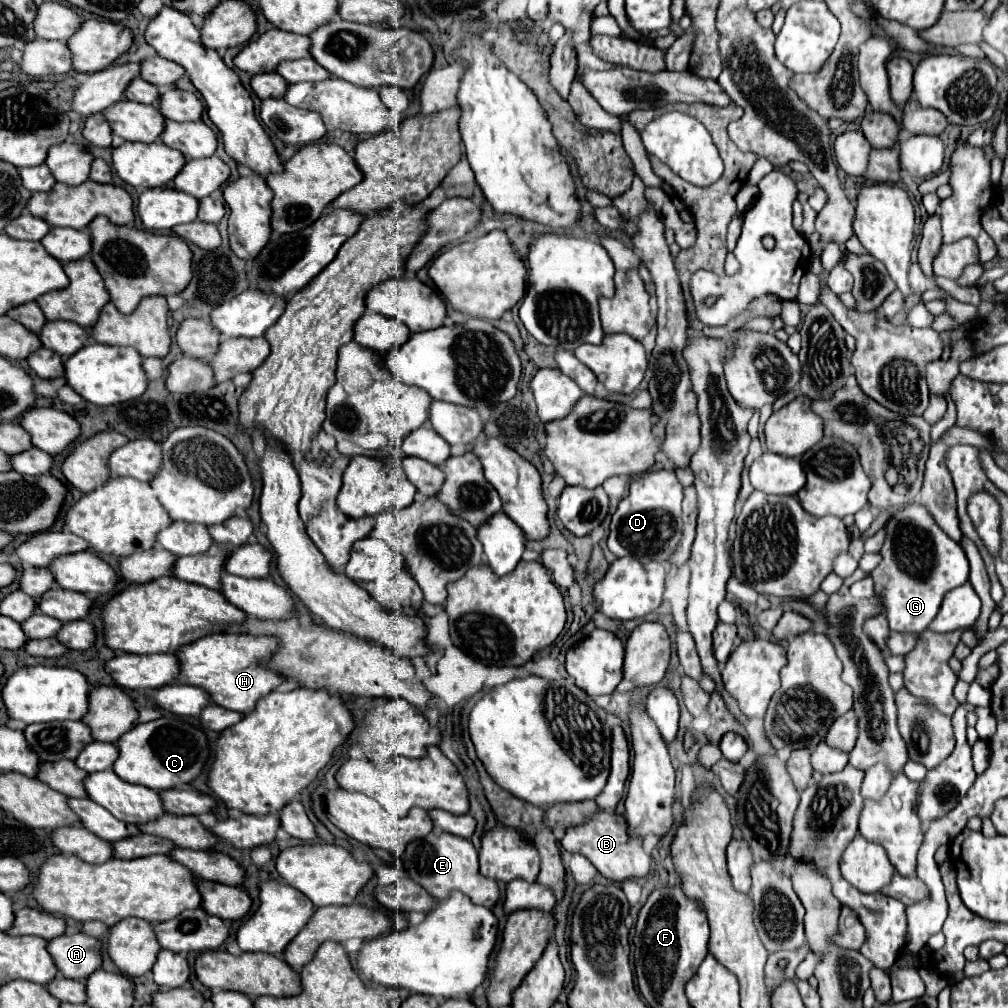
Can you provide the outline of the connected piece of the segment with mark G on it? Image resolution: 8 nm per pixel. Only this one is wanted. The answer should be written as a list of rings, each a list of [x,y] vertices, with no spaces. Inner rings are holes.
[[[920,506],[896,512],[886,526],[886,542],[880,550],[882,562],[872,570],[876,594],[884,600],[884,610],[894,632],[924,632],[936,618],[942,598],[952,588],[968,582],[968,560],[958,542],[930,520]],[[932,552],[932,556],[930,556]],[[932,558],[932,560],[930,560]]]

